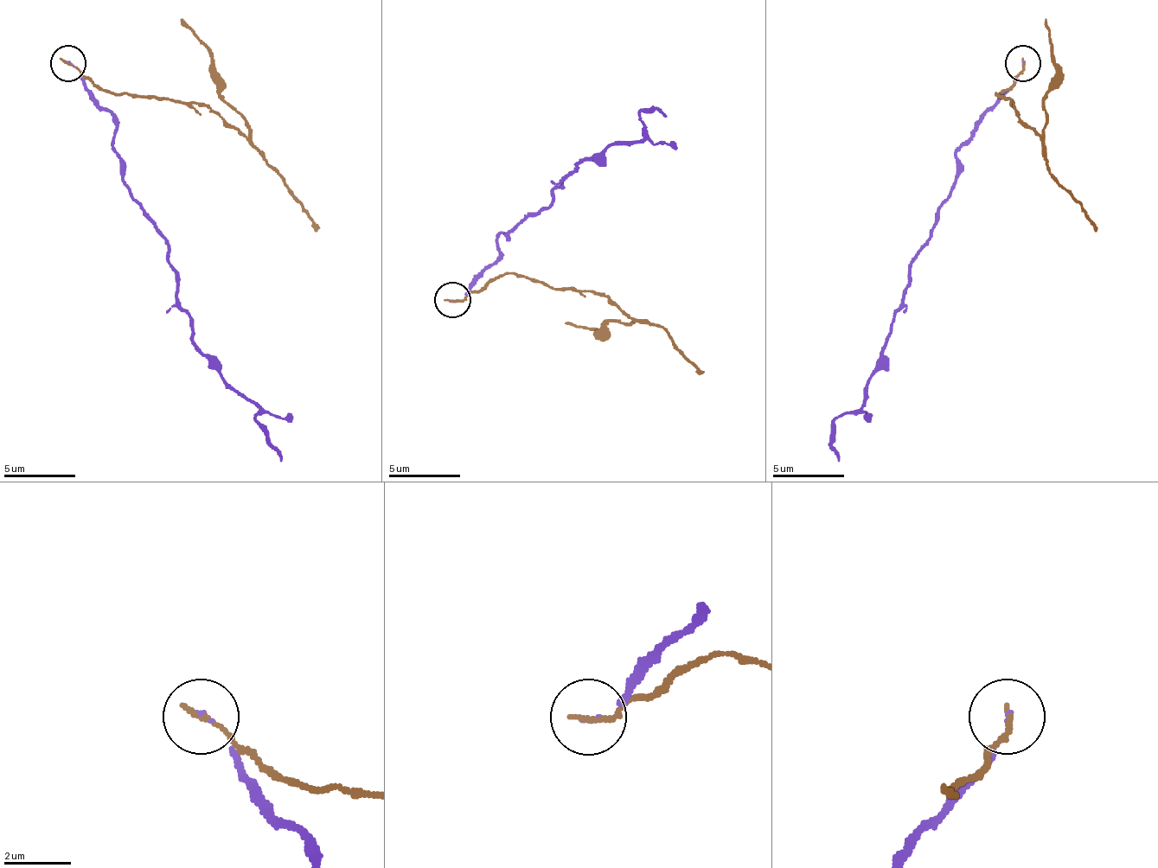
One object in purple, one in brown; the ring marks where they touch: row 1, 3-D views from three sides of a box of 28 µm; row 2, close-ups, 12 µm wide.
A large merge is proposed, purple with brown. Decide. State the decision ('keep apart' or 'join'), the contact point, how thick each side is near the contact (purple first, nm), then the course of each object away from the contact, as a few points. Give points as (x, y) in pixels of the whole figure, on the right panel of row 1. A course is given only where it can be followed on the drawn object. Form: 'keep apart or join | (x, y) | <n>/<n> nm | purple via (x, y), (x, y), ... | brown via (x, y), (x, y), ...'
keep apart | (1022, 63) | 50/160 nm | purple via (1023, 64), (956, 153), (956, 181), (909, 271), (884, 364), (866, 382), (866, 399), (834, 421), (837, 460) | brown via (1023, 64), (1001, 92), (994, 92), (1013, 99), (1038, 136), (1055, 75), (1045, 17)

